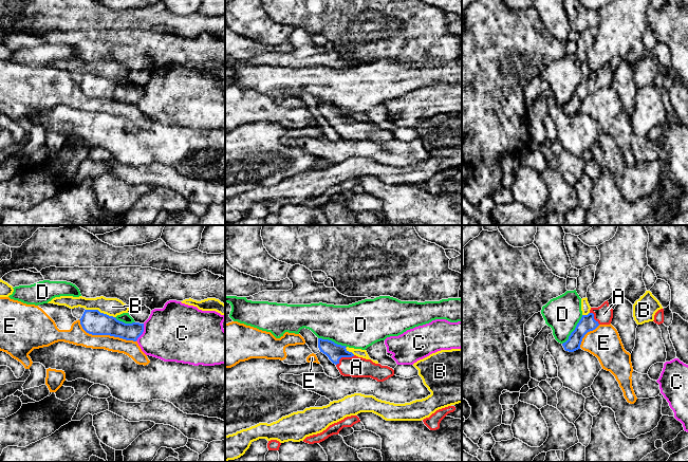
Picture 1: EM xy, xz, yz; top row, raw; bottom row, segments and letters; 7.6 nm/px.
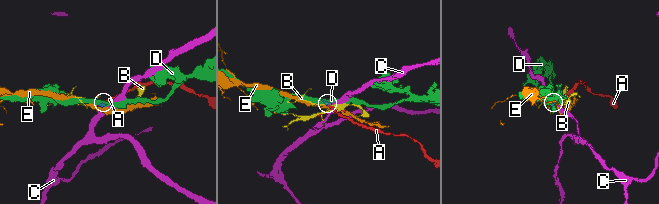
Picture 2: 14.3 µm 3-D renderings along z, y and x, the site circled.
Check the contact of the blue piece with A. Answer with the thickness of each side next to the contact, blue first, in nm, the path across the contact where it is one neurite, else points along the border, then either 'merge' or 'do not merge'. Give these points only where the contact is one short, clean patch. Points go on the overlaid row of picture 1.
calibres 120 and 160 nm; way xz (333, 351), (344, 356), (356, 367); merge

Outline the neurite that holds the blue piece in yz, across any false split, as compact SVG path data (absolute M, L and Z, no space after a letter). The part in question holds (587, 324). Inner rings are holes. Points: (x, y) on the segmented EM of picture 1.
M608 300L598 308L591 308L588 315L582 315L569 339L562 344L565 351L574 352L580 349L584 335L595 330L599 325L610 325L613 318L613 309Z

